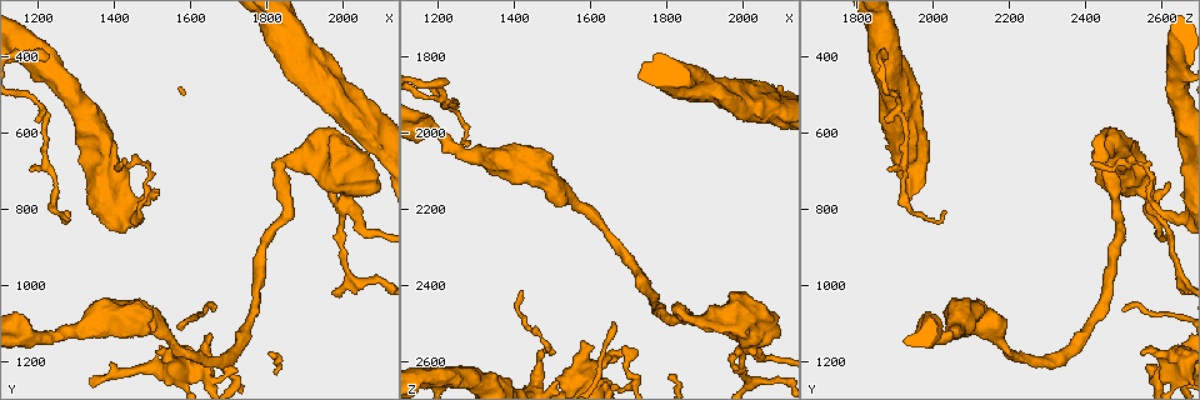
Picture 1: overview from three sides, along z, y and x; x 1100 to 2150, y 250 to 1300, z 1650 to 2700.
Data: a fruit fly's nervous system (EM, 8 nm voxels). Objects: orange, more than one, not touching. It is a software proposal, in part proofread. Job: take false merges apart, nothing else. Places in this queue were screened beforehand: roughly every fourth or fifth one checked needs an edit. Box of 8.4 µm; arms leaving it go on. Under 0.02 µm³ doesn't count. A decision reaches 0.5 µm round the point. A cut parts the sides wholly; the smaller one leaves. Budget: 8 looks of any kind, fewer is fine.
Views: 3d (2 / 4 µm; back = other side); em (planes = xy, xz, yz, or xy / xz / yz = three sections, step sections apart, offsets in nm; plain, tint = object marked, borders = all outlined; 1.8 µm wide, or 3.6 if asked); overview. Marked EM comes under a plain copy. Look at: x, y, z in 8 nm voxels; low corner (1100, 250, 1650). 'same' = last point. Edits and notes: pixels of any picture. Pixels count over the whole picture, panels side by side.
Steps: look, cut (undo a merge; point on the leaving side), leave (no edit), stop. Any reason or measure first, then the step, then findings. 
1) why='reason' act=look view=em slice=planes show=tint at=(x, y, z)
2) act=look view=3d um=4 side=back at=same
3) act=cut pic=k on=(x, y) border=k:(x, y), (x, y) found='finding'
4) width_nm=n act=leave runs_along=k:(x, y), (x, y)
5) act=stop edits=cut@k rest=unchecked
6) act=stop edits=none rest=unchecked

why='branch point' act=look view=3d um=2 at=(2020, 800, 2570)

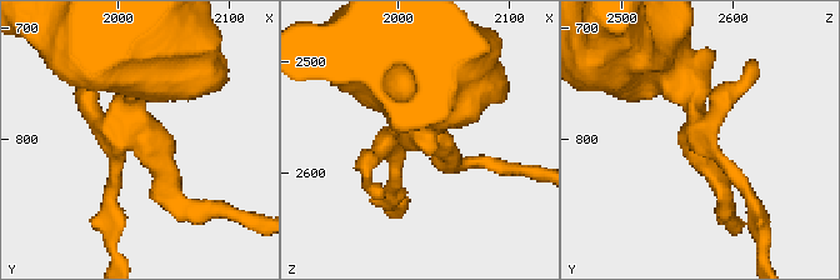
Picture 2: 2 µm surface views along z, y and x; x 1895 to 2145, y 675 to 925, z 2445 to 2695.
act=look view=em slice=xz step=4 show=tint at=(2016, 792, 2566)

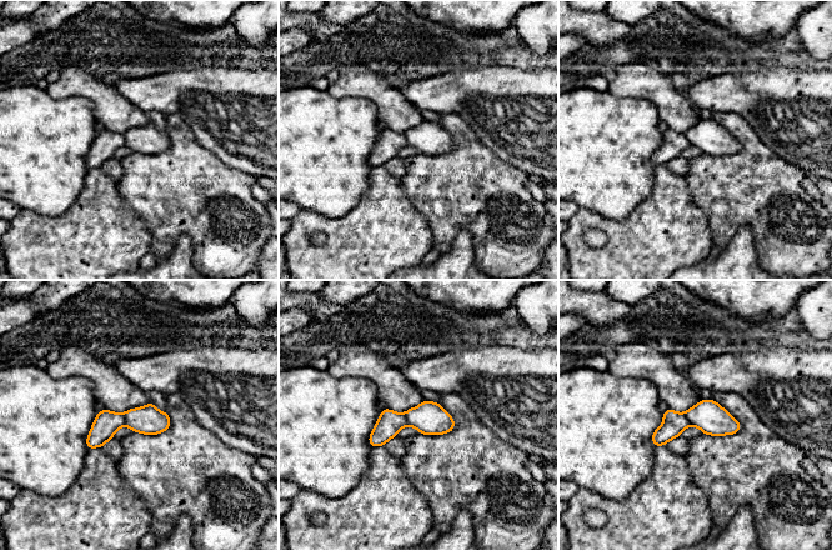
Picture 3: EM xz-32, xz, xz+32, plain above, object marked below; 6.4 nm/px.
act=look view=em slice=planes show=borders at=same

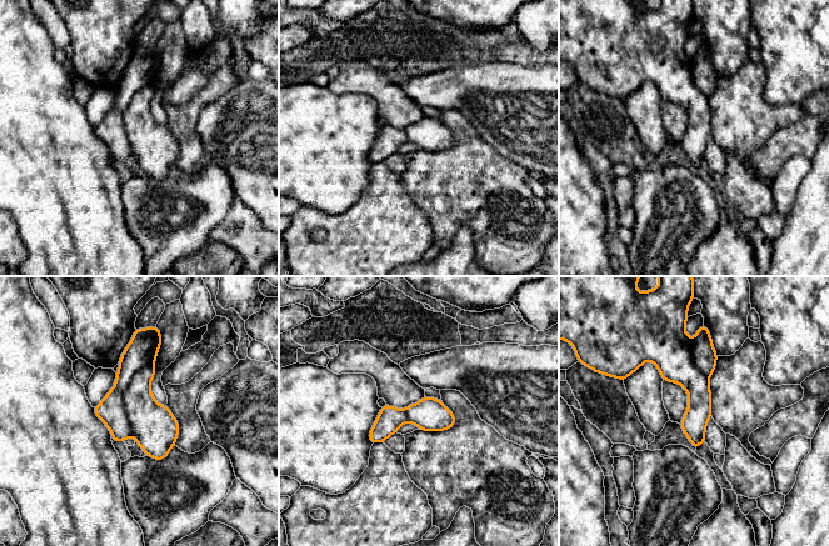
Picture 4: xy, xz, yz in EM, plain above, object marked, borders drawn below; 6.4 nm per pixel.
width_nm=160 act=cut pic=4 on=(111, 411) part_leaving=4:(156, 344), (123, 377), (116, 437) found='a second cell is stuck on'

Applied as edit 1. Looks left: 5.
why='redraw' act=look view=overview

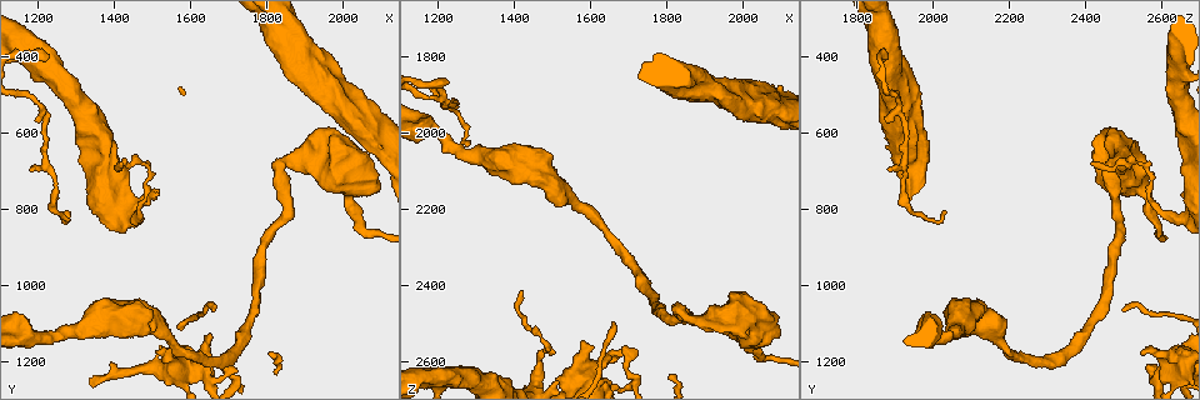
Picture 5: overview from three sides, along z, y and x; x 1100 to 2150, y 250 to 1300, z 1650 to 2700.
why='thick turns thin' act=look view=em slice=xy step=8 show=tint at=(1680, 1240, 2575)

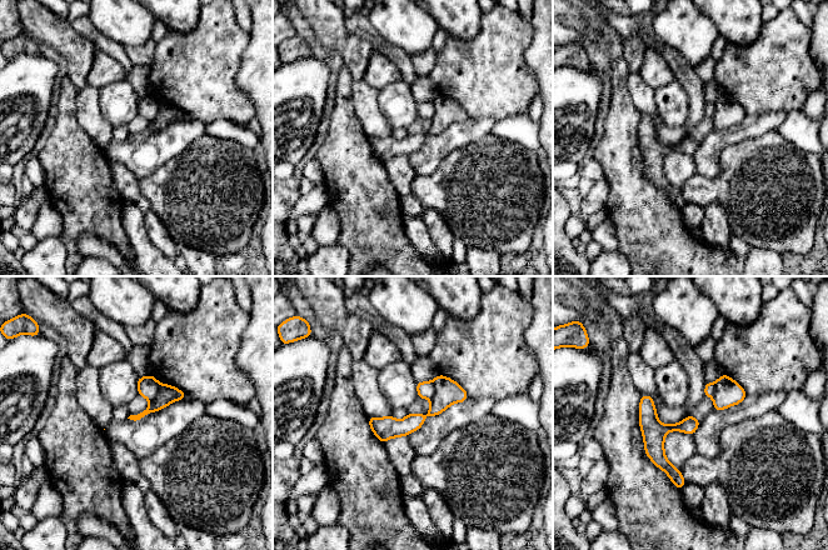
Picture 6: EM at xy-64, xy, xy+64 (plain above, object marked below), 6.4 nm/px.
act=look view=em slice=planes show=tint at=same

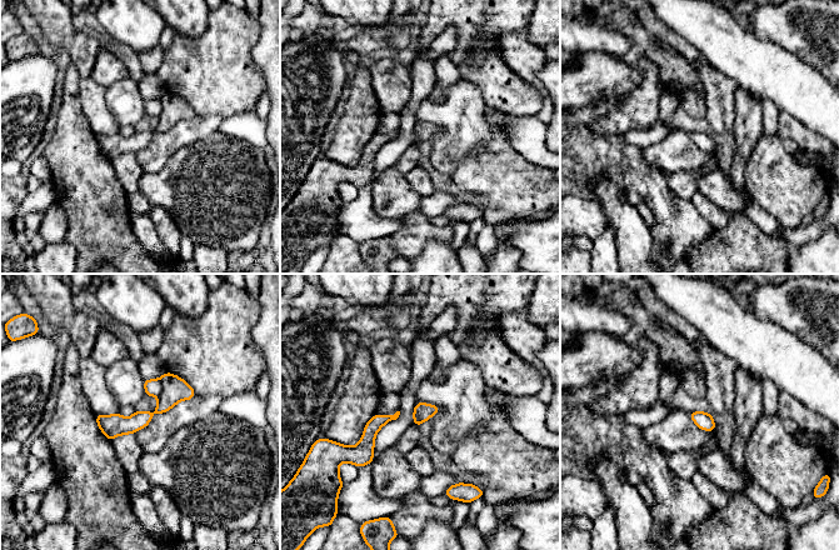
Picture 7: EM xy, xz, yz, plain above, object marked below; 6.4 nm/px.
width_nm=110 act=cut pic=7 on=(174, 389) border=7:(160, 379), (161, 394), (158, 398) found='a second cell is stuck on'

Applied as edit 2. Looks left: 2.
act=stop edits=cut@4,cut@7 rest=unchecked

